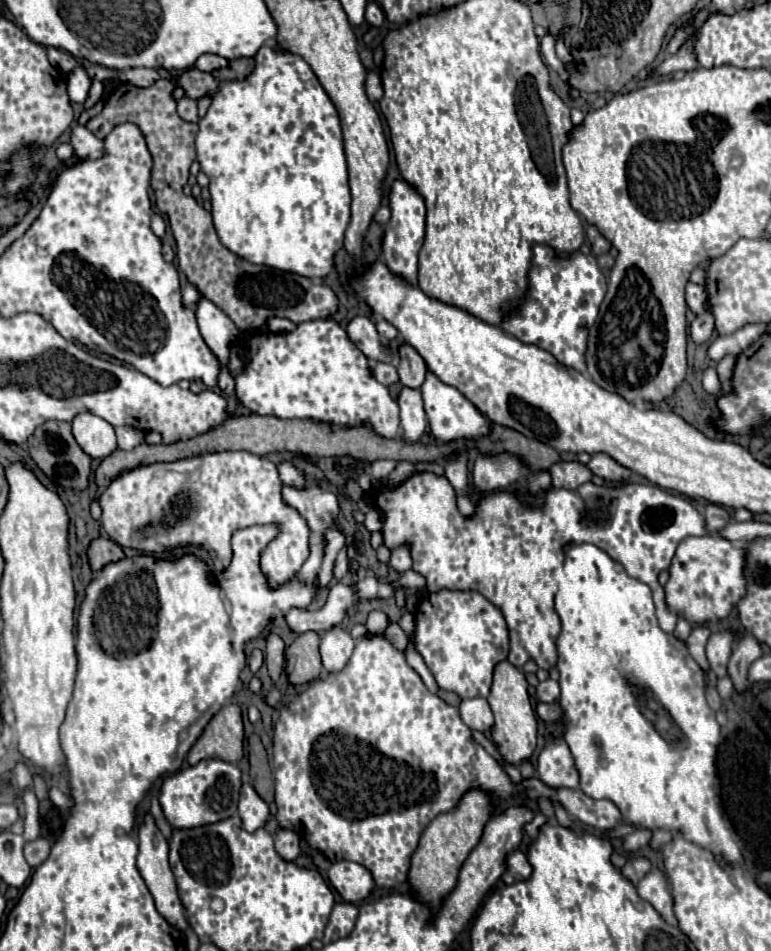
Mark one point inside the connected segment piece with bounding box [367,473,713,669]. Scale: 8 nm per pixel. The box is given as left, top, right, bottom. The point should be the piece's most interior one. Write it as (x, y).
(510, 553)

